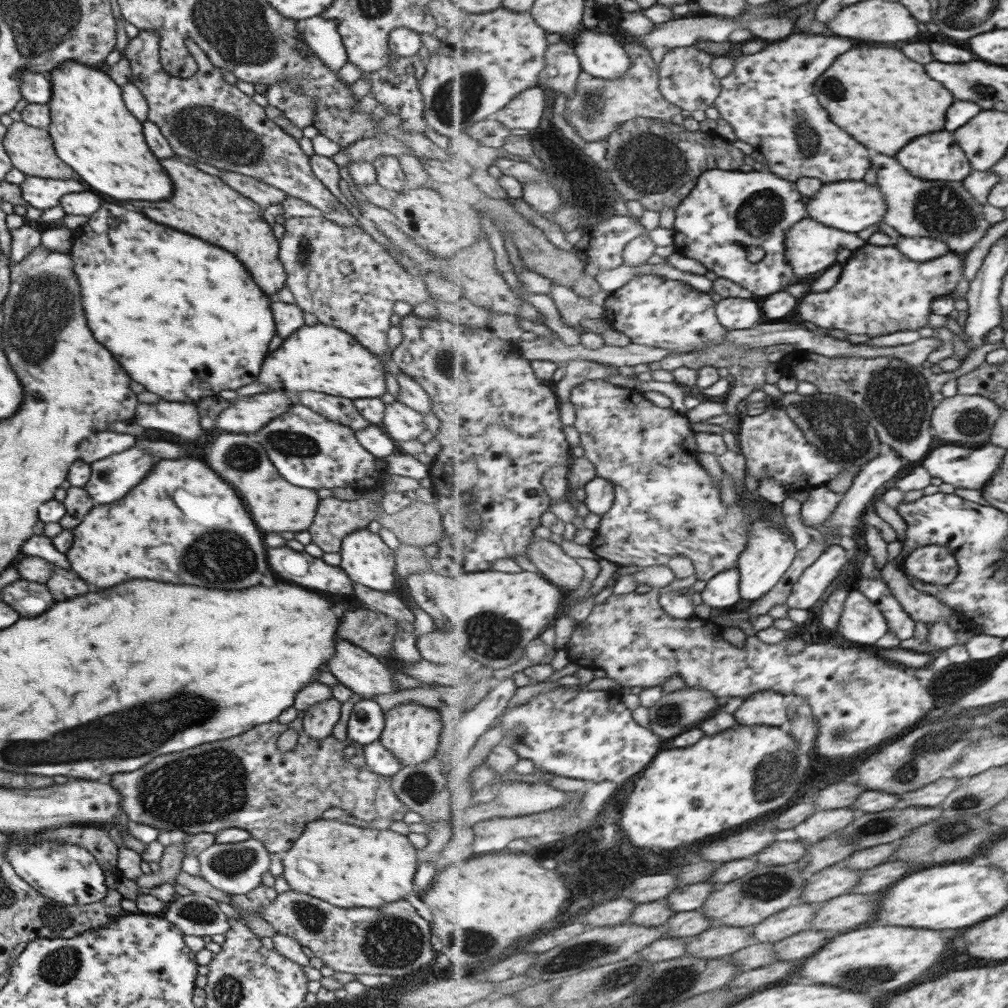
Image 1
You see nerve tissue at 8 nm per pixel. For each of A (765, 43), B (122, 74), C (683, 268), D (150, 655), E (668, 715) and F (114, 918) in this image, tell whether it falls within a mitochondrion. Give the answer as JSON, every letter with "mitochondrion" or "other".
{"A":"other","B":"other","C":"other","D":"other","E":"mitochondrion","F":"other"}

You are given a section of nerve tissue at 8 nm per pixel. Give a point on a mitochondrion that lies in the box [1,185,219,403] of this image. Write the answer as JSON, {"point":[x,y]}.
{"point":[43,305]}

